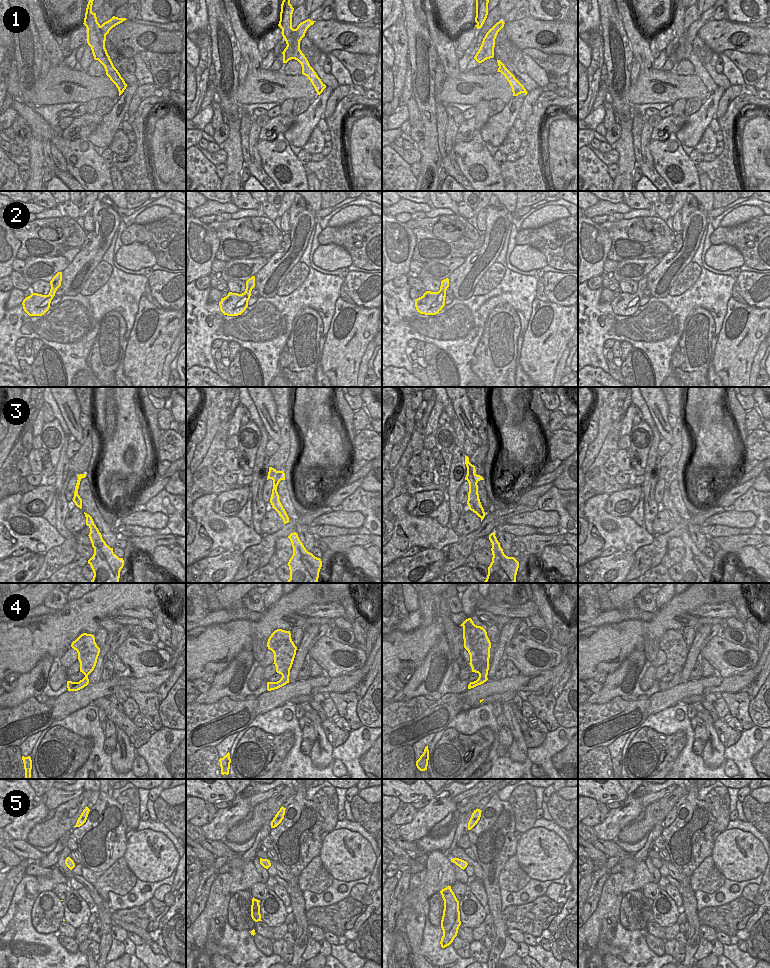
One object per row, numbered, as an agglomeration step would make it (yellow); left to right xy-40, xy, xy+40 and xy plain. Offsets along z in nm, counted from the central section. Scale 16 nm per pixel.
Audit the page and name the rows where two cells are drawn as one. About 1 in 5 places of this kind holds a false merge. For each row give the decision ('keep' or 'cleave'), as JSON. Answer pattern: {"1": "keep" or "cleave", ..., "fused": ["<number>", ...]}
{"1": "cleave", "2": "keep", "3": "keep", "4": "cleave", "5": "keep", "fused": ["1", "4"]}

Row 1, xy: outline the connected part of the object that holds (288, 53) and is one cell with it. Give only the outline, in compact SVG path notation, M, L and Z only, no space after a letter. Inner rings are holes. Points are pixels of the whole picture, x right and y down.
M307 19L301 22L295 29L294 36L287 40L287 46L282 52L283 54L283 63L287 63L289 60L294 58L294 49L292 47L293 43L300 44L300 41L305 36L307 29L313 25L316 21L311 21Z

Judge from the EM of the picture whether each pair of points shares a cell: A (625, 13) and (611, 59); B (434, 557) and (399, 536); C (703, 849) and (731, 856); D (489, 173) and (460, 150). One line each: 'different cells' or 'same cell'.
A: different cells
B: different cells
C: different cells
D: same cell

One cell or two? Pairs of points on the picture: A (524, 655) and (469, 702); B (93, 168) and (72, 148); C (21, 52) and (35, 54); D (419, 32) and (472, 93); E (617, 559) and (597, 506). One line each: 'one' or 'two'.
A: two
B: one
C: one
D: two
E: two

